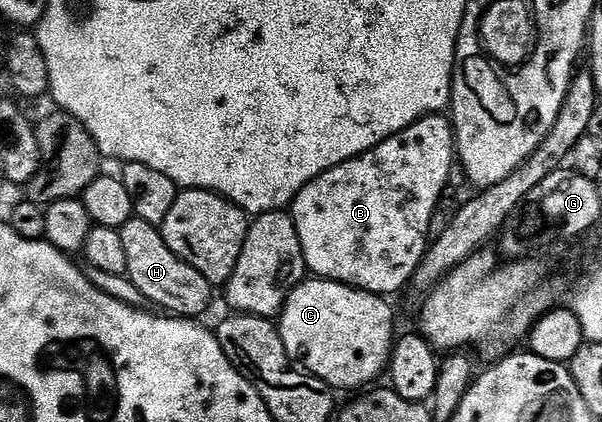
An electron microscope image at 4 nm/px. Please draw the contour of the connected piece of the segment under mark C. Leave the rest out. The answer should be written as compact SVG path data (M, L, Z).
M309 277L290 292L284 309L278 315L280 339L286 352L297 366L318 376L337 392L356 390L359 386L371 387L376 377L383 375L392 361L392 347L398 337L396 314L387 297L346 286L342 282L330 282L326 278Z

